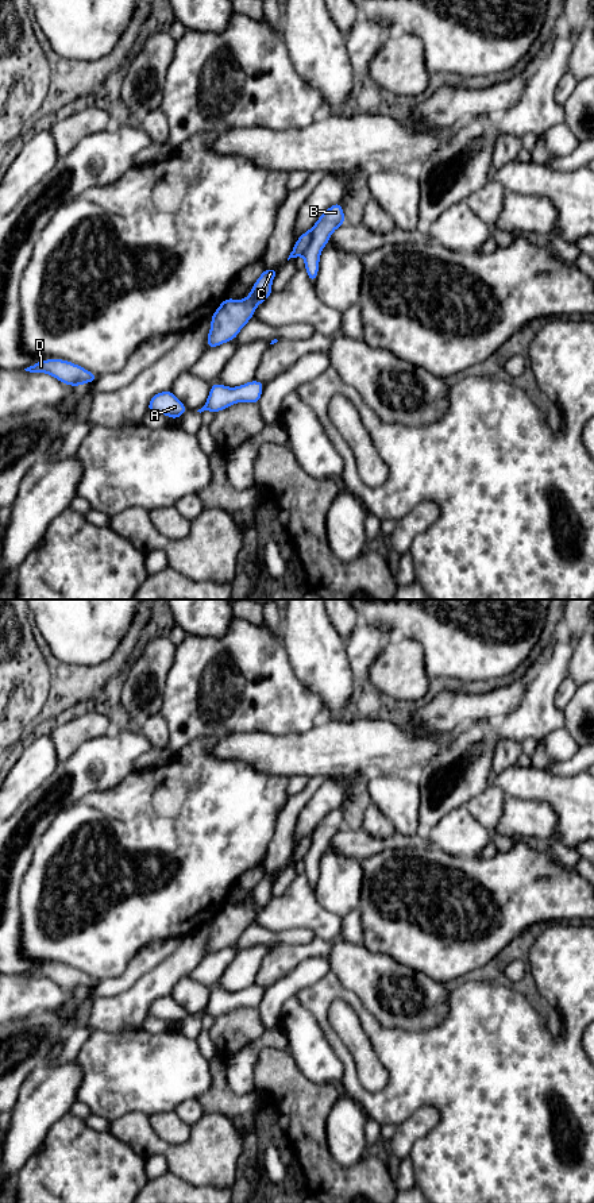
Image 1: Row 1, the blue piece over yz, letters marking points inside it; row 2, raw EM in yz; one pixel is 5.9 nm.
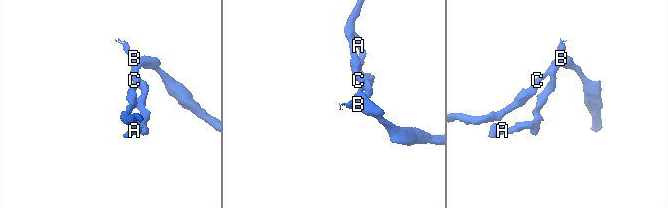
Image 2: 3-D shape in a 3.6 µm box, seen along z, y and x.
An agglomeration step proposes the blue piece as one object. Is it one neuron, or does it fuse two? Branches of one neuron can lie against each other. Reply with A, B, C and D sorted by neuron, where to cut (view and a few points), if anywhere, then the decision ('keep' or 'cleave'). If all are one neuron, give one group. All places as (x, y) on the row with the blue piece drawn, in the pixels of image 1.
A B / C D | yz (311, 230), (311, 243), (303, 254) | cleave

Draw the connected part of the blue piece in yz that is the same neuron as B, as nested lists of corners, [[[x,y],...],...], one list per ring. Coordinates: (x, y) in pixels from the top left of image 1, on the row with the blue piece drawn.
[[[342,203],[329,207],[310,228],[310,244],[304,252],[305,270],[309,281],[315,284],[319,274],[320,254],[329,242],[331,235],[336,228],[346,223]]]

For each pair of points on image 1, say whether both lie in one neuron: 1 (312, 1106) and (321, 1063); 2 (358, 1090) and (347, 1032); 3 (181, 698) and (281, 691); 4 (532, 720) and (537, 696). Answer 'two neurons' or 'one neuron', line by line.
1: two neurons
2: two neurons
3: one neuron
4: one neuron

